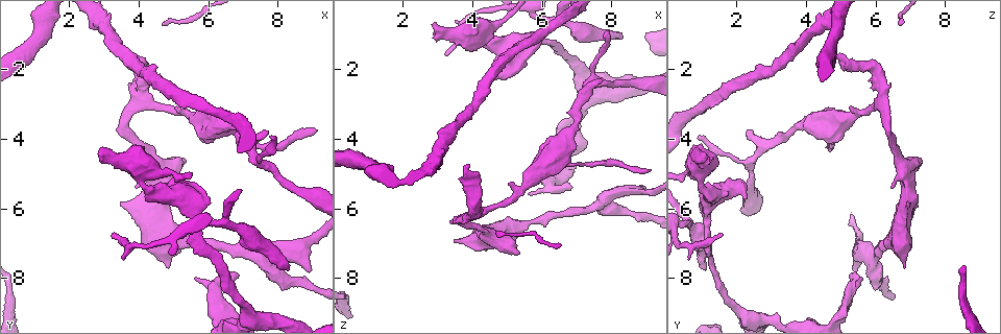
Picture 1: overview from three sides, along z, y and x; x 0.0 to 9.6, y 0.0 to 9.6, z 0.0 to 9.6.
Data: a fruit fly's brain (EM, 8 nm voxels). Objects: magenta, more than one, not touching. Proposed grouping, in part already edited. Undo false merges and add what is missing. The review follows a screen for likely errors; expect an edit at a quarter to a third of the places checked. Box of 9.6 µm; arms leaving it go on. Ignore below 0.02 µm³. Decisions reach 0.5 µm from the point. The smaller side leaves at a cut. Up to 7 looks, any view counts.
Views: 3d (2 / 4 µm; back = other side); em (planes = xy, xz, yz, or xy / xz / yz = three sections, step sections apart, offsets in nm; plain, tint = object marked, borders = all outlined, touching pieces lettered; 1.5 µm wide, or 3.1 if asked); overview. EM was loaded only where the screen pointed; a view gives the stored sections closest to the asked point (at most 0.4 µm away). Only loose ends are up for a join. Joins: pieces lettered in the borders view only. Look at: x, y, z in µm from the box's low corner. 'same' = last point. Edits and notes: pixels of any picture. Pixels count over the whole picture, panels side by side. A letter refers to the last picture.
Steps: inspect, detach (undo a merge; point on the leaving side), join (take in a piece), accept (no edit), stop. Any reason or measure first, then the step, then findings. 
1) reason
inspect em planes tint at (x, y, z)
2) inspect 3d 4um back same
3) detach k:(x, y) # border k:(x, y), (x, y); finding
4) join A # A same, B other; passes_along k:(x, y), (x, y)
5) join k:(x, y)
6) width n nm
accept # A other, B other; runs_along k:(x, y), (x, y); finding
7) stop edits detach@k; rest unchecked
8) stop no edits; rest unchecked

branch stops here
inspect em planes borders at (9.10, 3.65, 4.90)

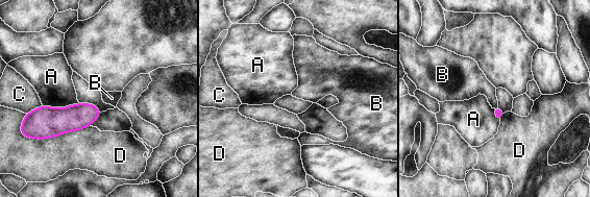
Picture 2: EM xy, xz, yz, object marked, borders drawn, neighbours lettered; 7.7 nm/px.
accept # A other, B other, C other, D other; border 2:(497, 105), (494, 108); no lettered piece goes on from it

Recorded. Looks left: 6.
calibre changes
inspect em planes tint at (4.05, 5.15, 0.90)

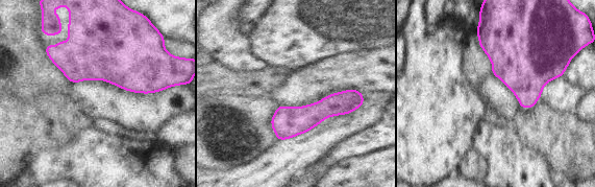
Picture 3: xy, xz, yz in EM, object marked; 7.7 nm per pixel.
inspect em planes borders same

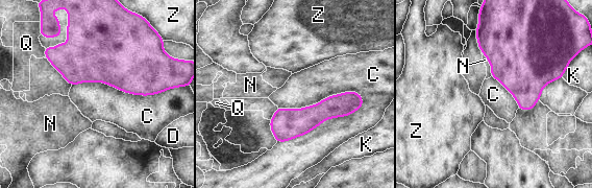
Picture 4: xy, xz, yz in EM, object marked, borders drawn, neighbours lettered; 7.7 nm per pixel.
accept # C other, D other, K other, N other, Q other, Z other; continuous, no second neuron

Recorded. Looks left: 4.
an open end
inspect em planes borders at (5.60, 8.00, 5.60)

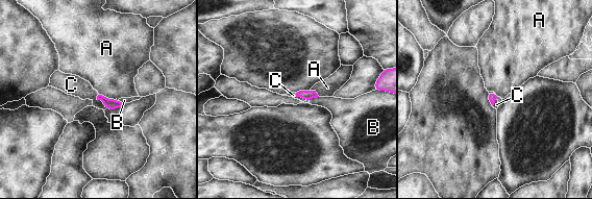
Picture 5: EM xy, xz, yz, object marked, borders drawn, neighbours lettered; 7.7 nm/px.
join C # A other, B other, C same; passes_along 5:(113, 104), (101, 100), (73, 84); it goes on there

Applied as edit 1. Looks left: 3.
stop edits join@5; rest unchecked

